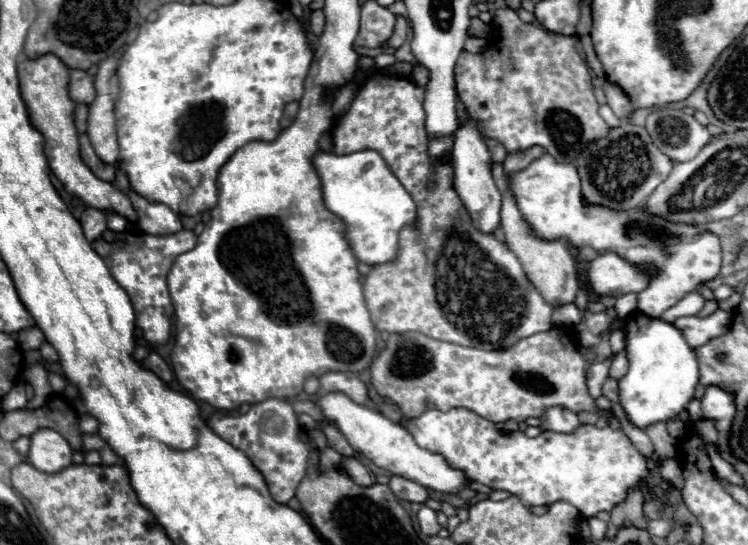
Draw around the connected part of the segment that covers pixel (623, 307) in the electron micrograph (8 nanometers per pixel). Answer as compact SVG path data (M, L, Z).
M630 292L630 294L624 294L624 296L618 296L616 298L616 304L614 304L614 310L620 318L626 318L630 312L636 310L636 304L638 304L638 294Z

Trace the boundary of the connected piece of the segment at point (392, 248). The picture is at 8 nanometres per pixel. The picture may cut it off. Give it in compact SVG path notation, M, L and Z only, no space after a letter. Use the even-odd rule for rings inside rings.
M360 150L348 156L318 152L314 168L322 180L326 208L350 228L350 246L358 262L378 266L398 256L398 236L404 226L416 226L416 204L374 150Z

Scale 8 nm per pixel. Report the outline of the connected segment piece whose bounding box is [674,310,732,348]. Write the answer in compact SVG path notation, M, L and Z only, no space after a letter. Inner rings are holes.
M716 310L714 314L710 314L706 318L684 316L684 318L678 318L674 324L678 324L678 328L682 328L686 340L690 340L690 346L698 348L698 346L706 344L708 340L726 334L730 330L730 322L732 322L730 312Z

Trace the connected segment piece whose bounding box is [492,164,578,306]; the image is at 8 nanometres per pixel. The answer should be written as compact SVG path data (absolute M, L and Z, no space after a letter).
M494 164L492 172L494 172L494 180L496 180L496 184L498 184L500 192L502 192L500 224L502 224L504 234L506 234L506 244L518 256L518 260L520 260L526 276L528 276L528 280L538 288L538 292L542 292L546 302L550 302L552 306L574 302L576 290L578 290L578 274L576 274L574 256L568 250L568 244L564 240L544 240L544 238L538 238L534 234L532 226L524 220L522 212L516 206L516 200L514 200L512 188L510 188L510 174L504 172L502 164Z

